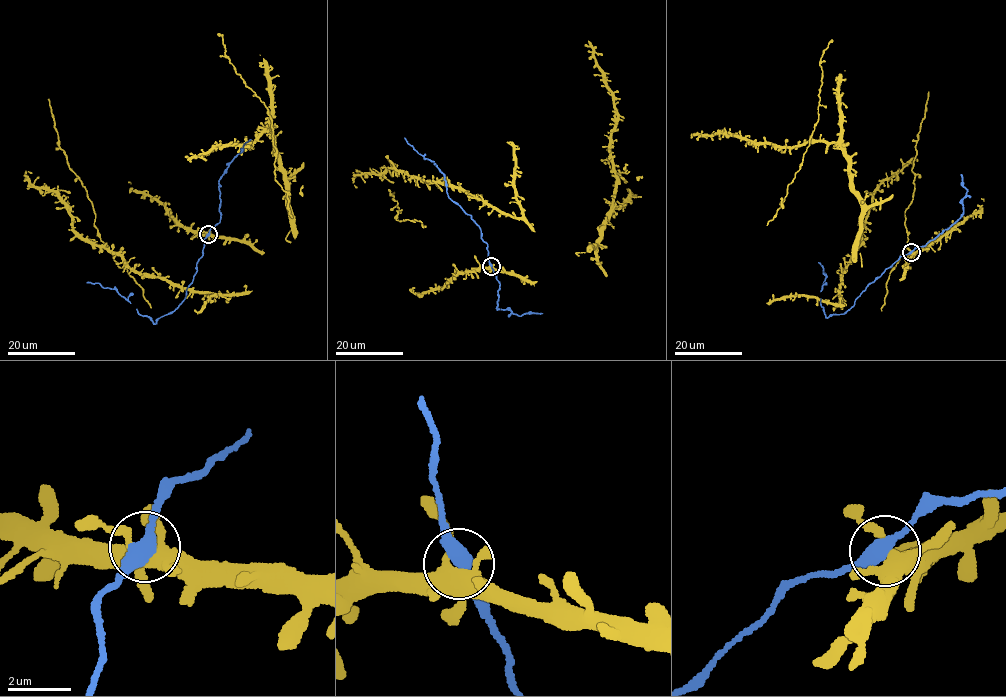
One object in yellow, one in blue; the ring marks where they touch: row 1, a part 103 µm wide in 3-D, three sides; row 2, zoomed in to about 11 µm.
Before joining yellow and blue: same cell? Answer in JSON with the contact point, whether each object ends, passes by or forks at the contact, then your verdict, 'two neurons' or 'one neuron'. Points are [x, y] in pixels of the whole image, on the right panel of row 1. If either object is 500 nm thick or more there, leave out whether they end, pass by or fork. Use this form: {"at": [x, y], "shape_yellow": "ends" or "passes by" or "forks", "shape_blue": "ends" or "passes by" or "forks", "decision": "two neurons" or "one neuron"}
{"at": [911, 252], "shape_yellow": "forks", "shape_blue": "passes by", "decision": "one neuron"}

